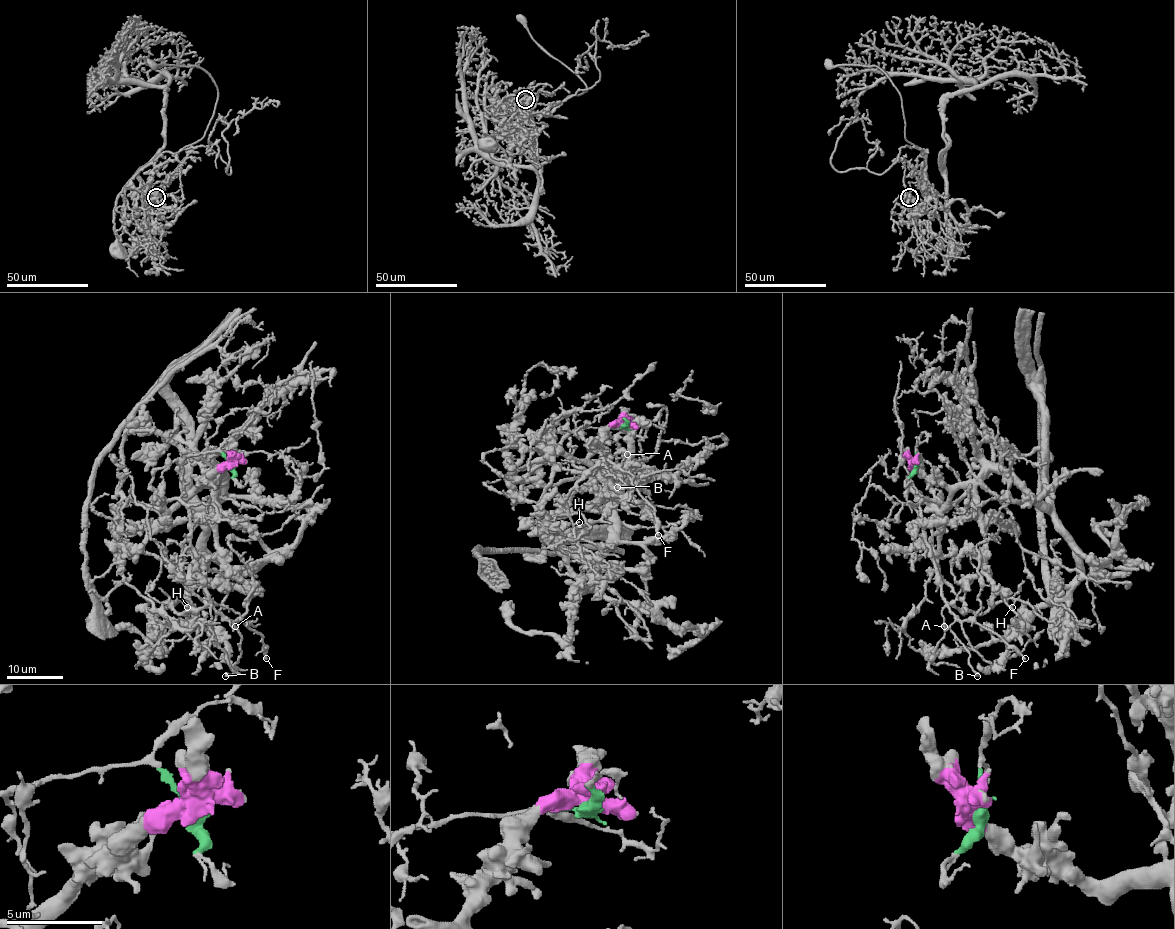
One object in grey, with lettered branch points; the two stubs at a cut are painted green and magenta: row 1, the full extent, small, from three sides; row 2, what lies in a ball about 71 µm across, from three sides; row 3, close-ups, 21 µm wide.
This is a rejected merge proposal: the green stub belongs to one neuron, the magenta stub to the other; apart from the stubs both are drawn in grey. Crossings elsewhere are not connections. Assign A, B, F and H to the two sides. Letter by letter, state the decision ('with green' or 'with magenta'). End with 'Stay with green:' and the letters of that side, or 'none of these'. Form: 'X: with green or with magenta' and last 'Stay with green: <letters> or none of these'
A: with green
B: with green
F: with green
H: with green
Stay with green: A, B, F, H

